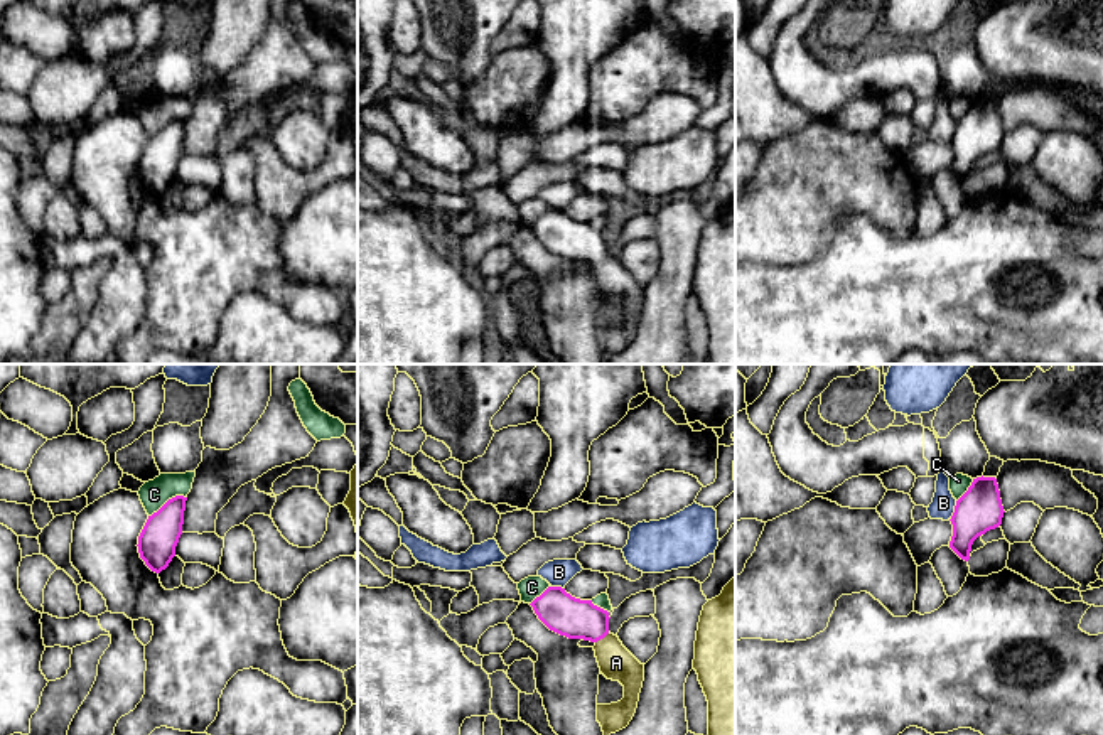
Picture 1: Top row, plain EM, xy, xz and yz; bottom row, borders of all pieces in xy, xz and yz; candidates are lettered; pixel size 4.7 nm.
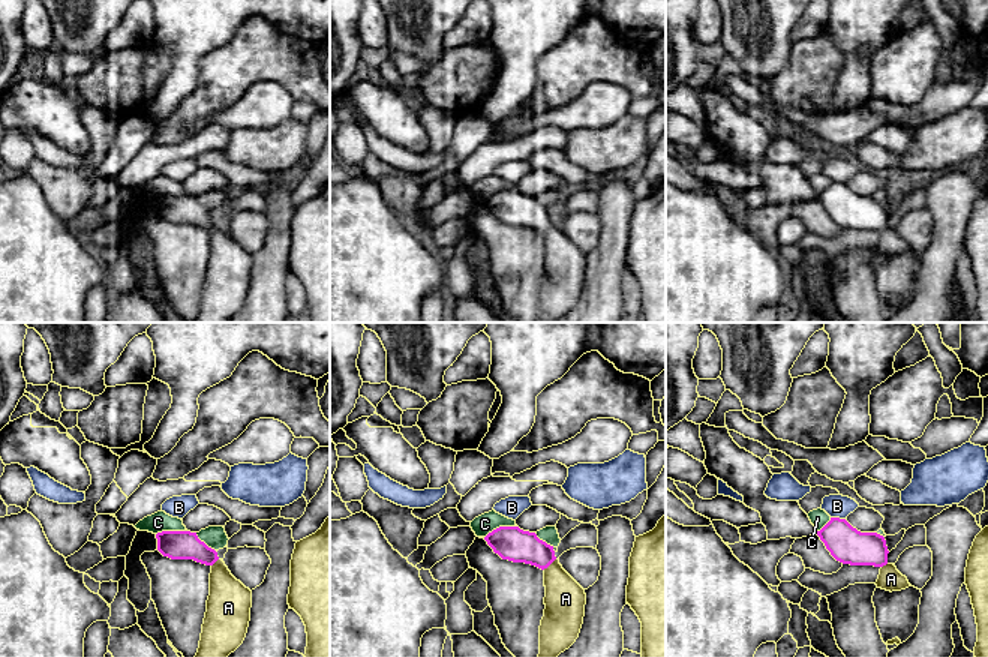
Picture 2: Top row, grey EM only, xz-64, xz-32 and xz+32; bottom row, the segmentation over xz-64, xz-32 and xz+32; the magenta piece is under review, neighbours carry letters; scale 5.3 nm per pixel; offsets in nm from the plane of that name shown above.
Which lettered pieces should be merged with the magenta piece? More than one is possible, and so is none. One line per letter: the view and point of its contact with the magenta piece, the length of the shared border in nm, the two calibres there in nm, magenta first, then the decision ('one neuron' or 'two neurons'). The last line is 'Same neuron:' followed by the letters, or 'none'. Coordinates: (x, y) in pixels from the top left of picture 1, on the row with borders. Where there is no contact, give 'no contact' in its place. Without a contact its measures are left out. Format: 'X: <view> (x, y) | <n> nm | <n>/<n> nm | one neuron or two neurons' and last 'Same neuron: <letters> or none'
A: xz (602, 638) | 90 nm | 190/170 nm | one neuron
B: yz (955, 511) | 100 nm | 220/110 nm | two neurons
C: xy (169, 499) | 200 nm | 180/140 nm | two neurons
Same neuron: A

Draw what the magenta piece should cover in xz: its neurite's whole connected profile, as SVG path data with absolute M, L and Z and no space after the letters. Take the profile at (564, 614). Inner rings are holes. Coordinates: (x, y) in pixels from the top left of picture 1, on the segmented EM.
M548 587L530 605L550 630L595 644L600 673L624 686L621 701L597 705L597 722L604 735L626 728L638 708L644 664L622 646L617 636L609 632L609 612L594 605L592 600L572 597L562 587Z

